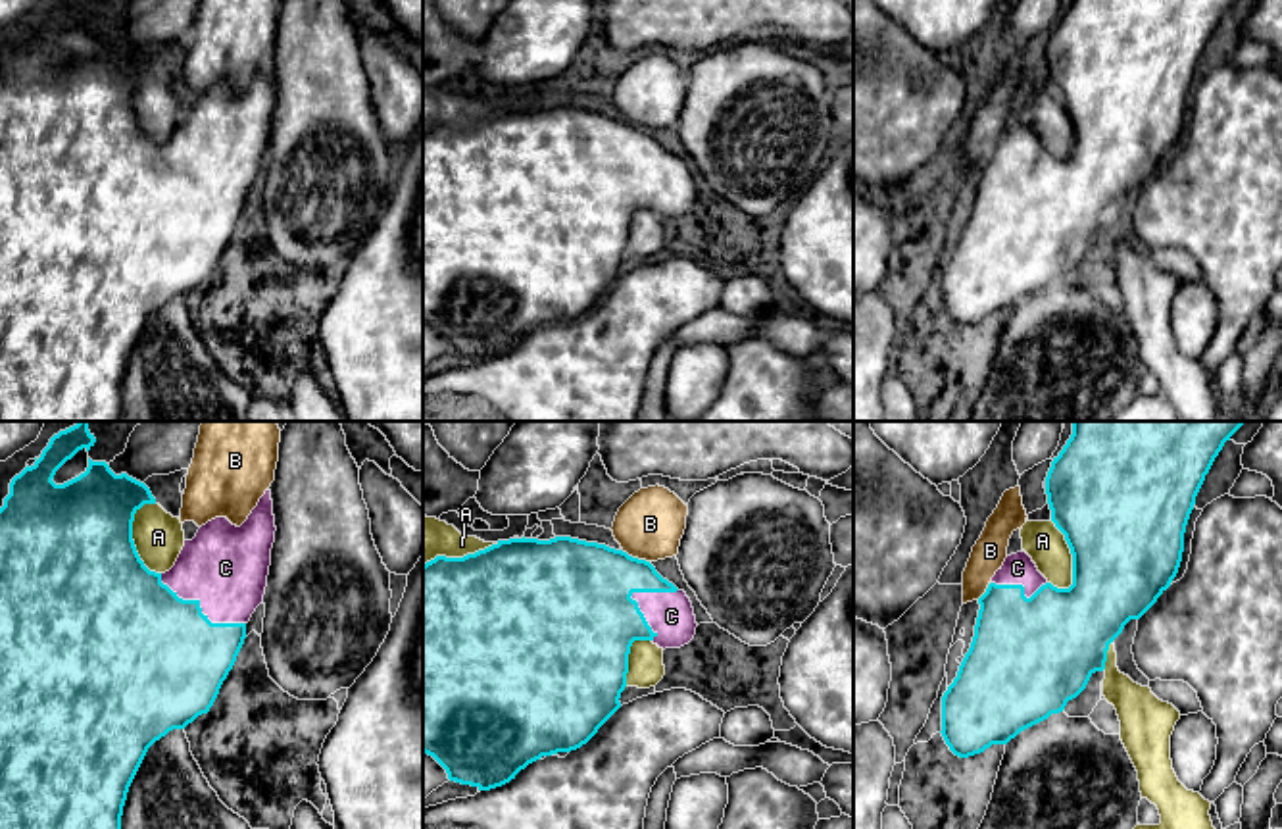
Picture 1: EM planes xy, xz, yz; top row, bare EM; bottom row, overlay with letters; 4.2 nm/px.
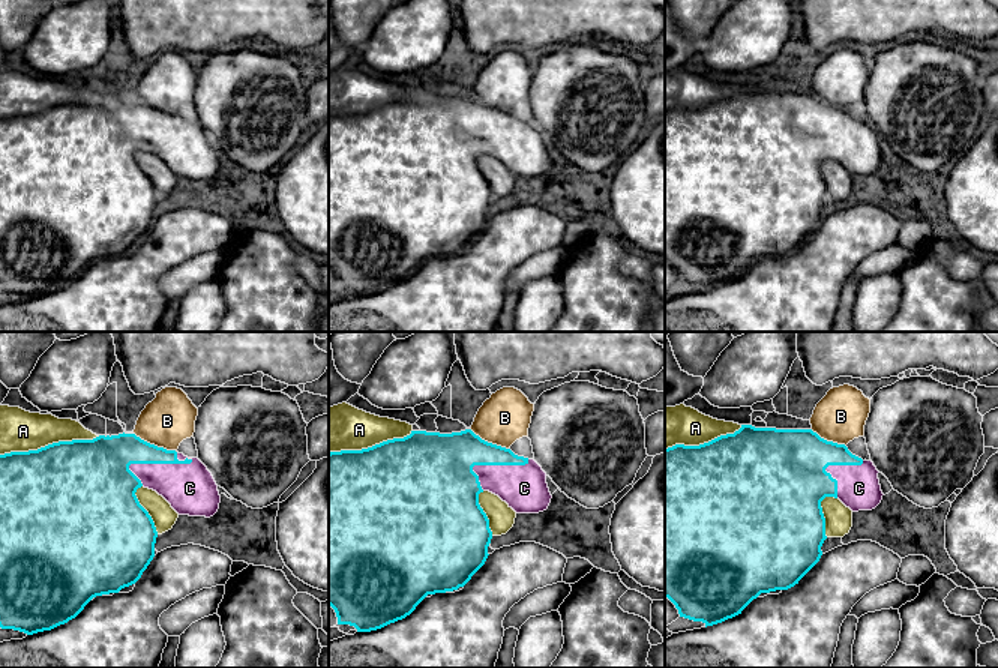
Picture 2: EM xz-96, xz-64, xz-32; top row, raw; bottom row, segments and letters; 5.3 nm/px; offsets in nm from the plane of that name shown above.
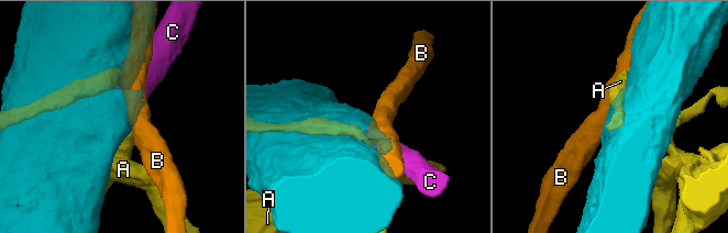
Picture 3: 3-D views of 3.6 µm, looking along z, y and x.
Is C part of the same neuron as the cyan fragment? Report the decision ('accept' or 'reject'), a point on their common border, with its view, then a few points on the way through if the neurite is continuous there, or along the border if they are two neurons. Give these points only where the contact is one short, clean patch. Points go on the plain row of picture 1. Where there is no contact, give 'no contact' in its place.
accept; contact xy (198, 175)

